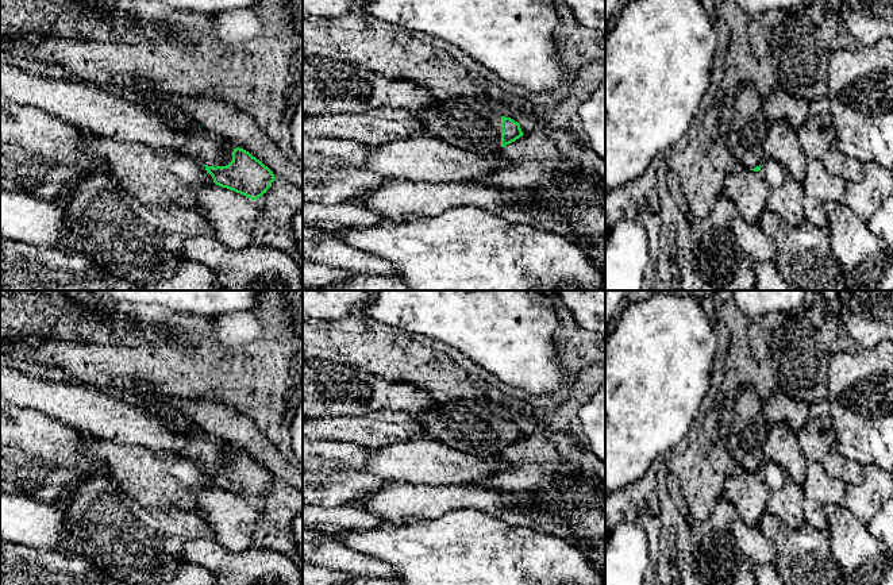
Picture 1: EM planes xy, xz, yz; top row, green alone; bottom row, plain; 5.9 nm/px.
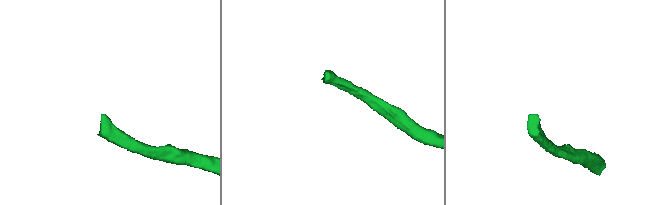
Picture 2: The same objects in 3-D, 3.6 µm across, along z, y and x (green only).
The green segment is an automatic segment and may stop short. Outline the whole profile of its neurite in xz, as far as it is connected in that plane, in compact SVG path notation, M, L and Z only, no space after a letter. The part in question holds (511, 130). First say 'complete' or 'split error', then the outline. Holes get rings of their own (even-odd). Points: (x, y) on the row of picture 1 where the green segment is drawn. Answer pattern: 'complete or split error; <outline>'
split error; M435 97L431 105L411 112L422 123L423 135L480 155L492 155L524 135L517 122L489 109L474 97Z

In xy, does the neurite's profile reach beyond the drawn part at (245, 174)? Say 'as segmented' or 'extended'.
as segmented

